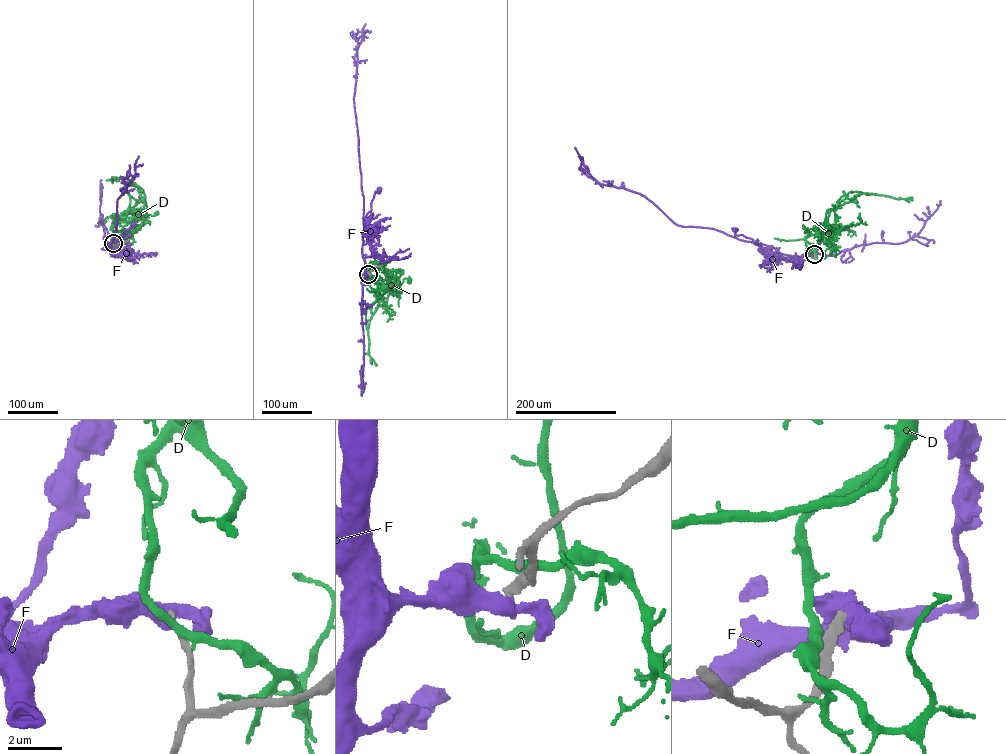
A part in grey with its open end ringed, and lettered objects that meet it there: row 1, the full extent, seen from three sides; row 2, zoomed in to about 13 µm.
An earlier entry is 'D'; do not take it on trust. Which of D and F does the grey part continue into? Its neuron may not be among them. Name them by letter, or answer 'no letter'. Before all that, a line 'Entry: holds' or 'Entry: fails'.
Entry: fails
F

